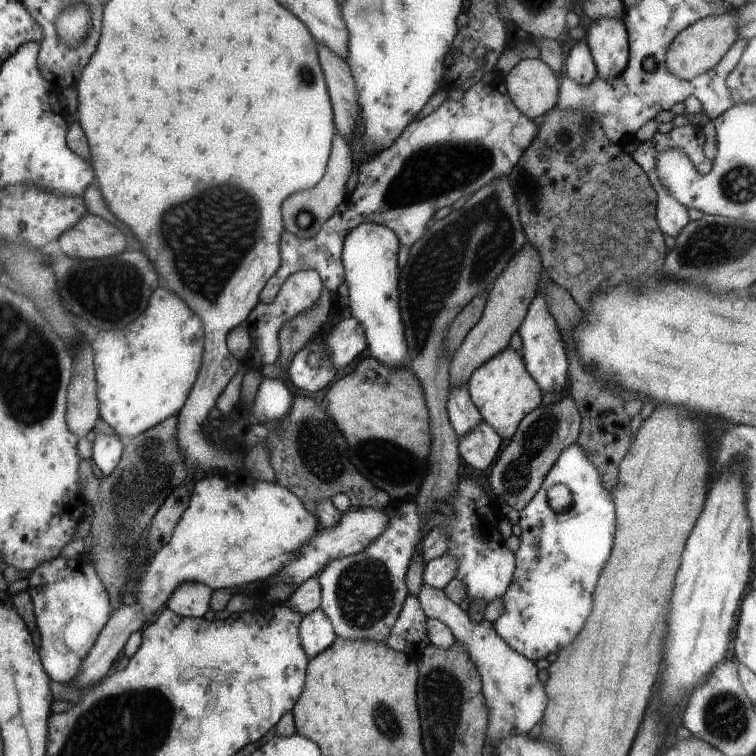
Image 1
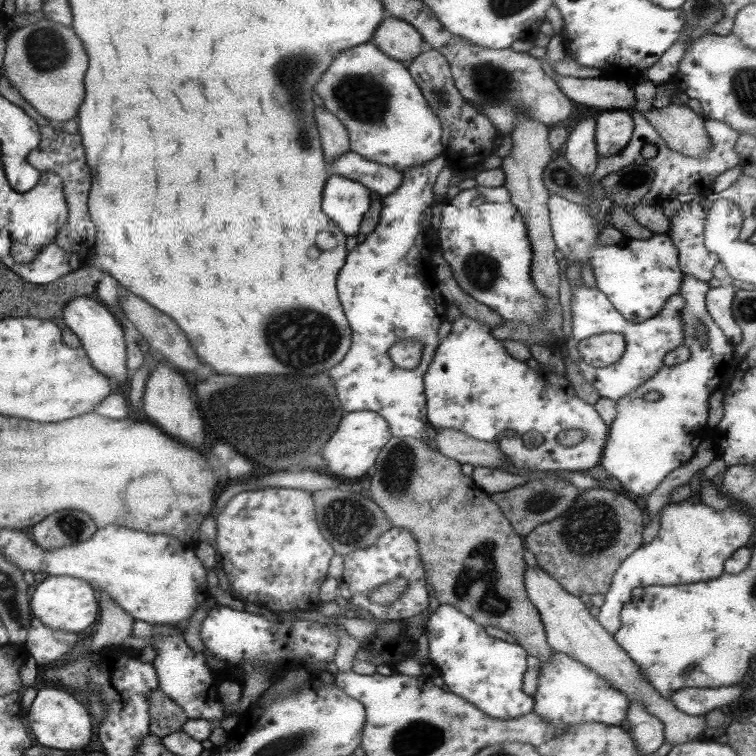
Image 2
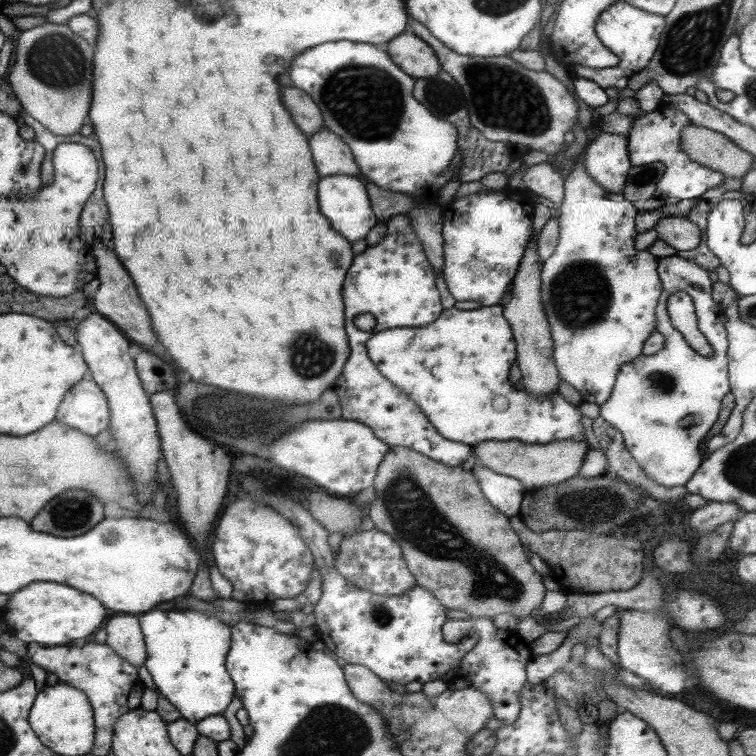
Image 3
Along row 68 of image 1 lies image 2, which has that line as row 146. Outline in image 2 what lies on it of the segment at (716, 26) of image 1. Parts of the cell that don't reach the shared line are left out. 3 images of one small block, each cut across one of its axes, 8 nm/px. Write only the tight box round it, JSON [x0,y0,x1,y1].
[641,106,711,158]

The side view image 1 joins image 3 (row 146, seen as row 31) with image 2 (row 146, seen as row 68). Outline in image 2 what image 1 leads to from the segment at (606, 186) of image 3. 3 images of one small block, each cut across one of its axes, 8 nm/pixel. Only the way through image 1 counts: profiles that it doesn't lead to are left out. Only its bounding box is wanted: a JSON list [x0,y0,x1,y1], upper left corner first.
[595,110,633,156]

